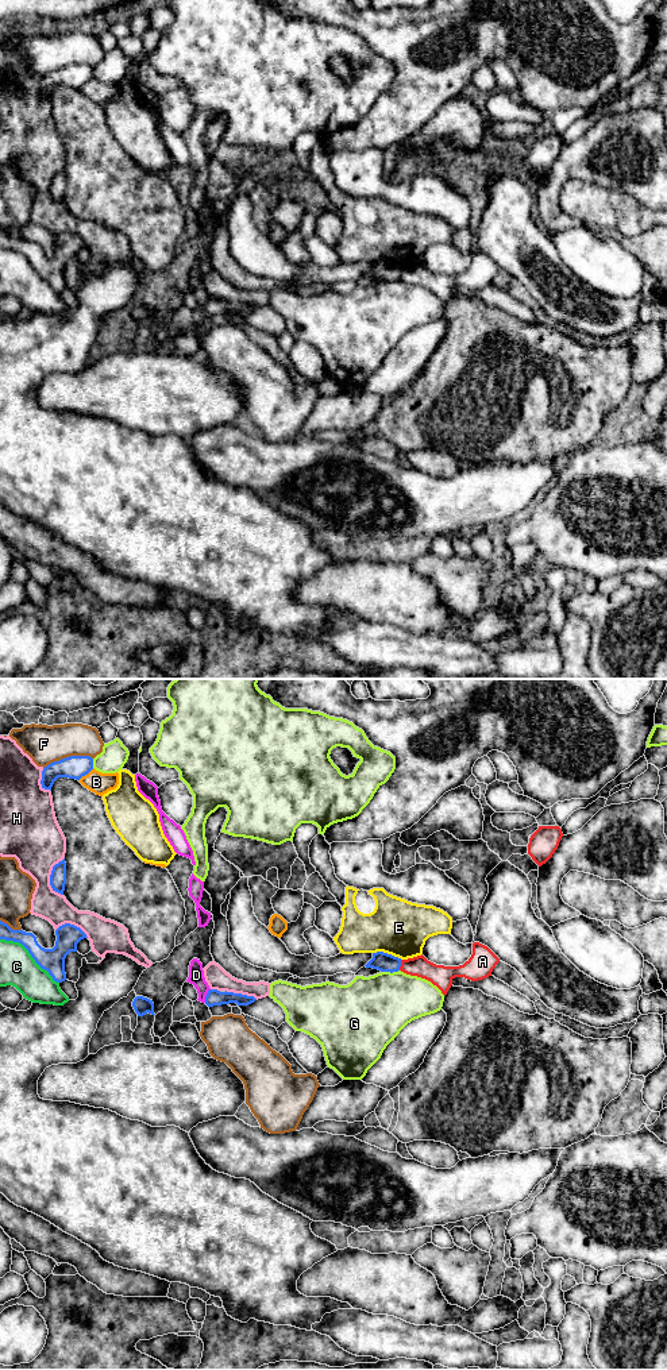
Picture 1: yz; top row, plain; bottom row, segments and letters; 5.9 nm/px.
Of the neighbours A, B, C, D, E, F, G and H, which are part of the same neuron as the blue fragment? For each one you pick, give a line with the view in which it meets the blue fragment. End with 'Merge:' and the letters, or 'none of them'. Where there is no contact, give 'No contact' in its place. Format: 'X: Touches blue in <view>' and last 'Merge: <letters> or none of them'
Merge: none of them

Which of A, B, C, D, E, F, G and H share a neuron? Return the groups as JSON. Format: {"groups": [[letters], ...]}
{"groups": [["A"], ["B"], ["C"], ["D"], ["E"], ["F"], ["G"], ["H"]]}

